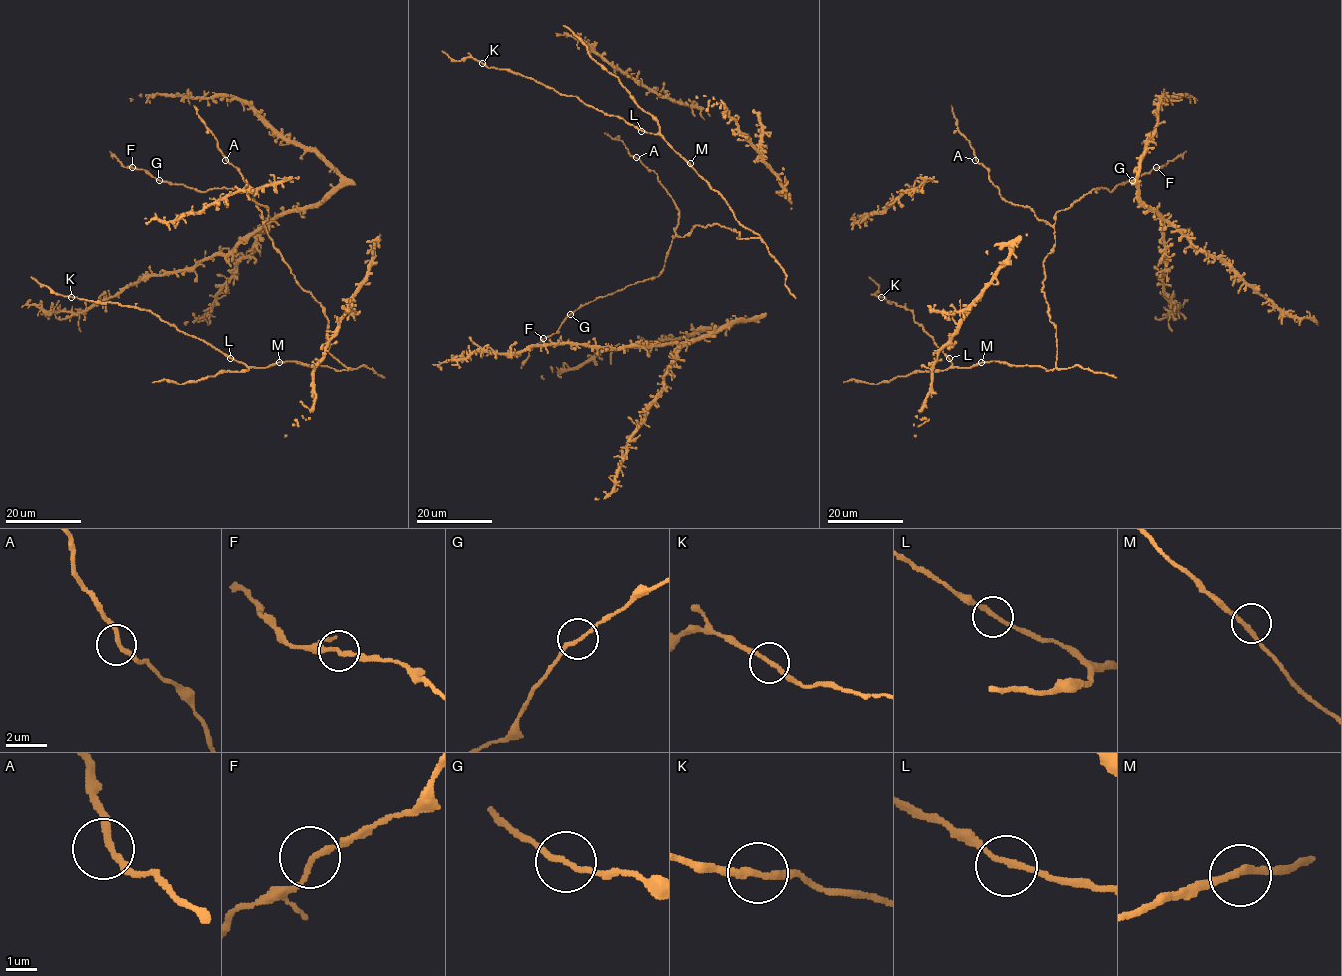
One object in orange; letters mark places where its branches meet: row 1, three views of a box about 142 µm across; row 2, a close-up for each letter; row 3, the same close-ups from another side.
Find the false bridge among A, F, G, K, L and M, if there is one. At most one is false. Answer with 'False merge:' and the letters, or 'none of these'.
False merge: none of these

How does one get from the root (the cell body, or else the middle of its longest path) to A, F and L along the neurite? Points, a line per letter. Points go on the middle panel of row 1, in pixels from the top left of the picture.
A: (570, 315), (601, 296), (657, 277), (664, 267), (680, 212), (657, 175), (636, 157)
F: (570, 315), (555, 333), (543, 339)
L: (570, 315), (657, 277), (673, 237), (697, 225), (760, 236), (661, 135), (641, 131)

